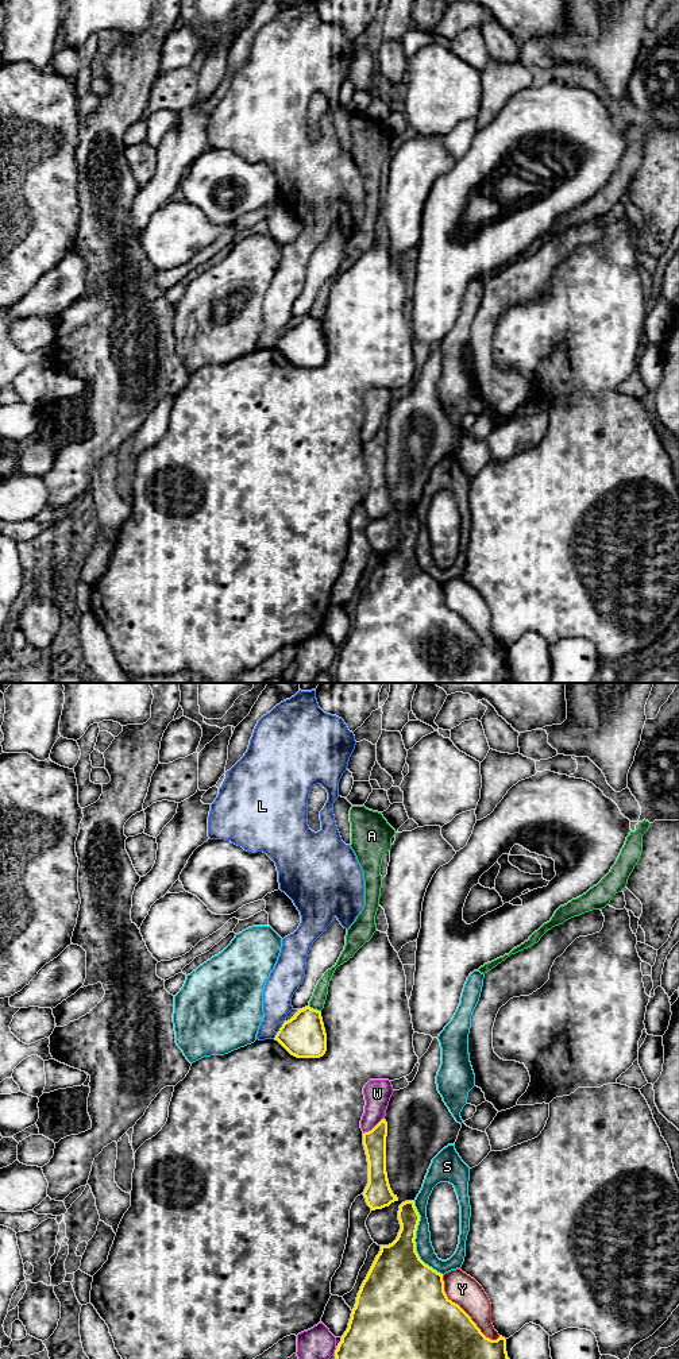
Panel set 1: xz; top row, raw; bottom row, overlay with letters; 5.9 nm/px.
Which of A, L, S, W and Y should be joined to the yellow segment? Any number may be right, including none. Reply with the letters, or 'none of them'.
none of them

